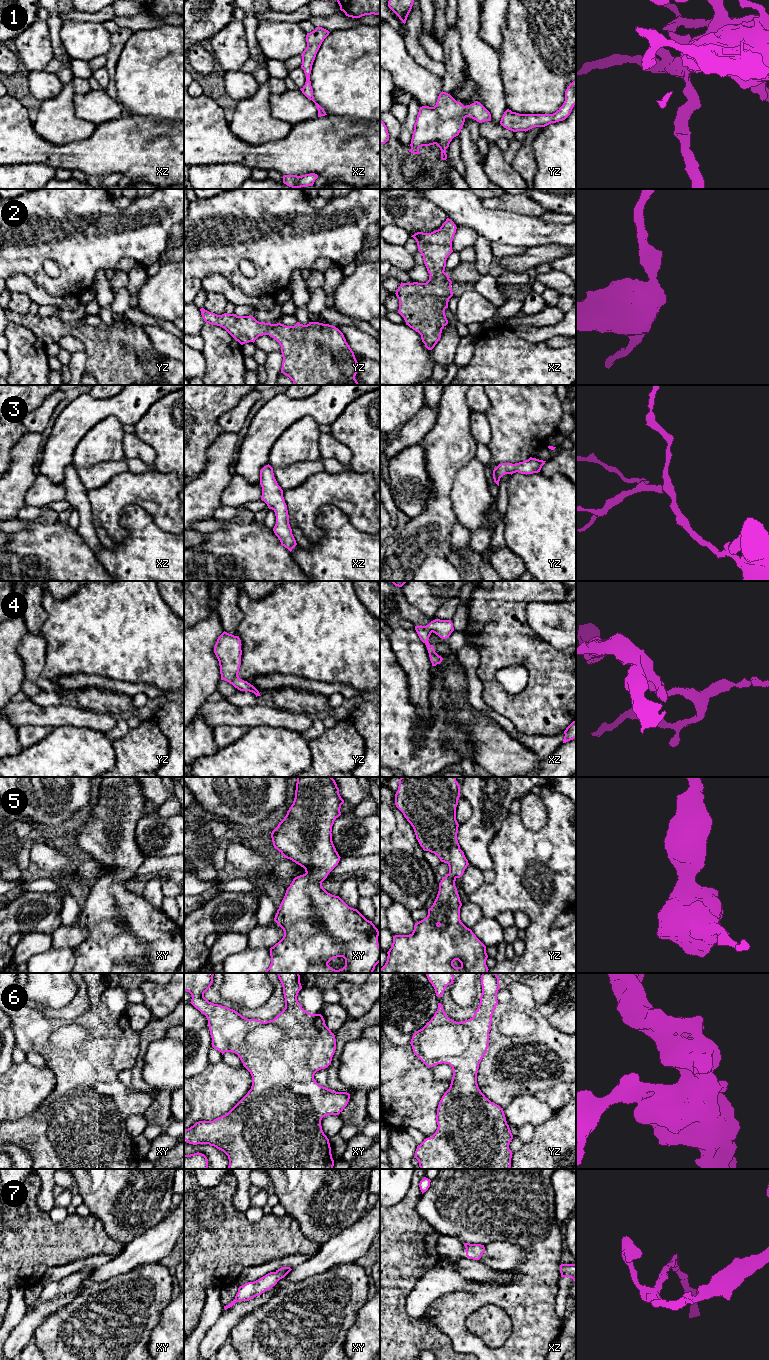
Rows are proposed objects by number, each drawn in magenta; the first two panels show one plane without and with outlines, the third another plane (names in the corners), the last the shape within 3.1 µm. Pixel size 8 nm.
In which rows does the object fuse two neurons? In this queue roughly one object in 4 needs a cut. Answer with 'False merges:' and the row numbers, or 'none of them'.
False merges: none of them

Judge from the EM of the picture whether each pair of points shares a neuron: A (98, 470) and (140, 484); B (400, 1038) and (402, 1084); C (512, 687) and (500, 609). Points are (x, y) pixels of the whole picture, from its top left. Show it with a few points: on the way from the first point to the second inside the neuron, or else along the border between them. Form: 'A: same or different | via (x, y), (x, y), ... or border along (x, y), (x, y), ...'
A: different | border along (127, 470), (115, 475), (105, 484), (95, 488)
B: different | border along (409, 1042), (403, 1045), (392, 1045)
C: different | border along (494, 673), (508, 666), (522, 665), (529, 679)

